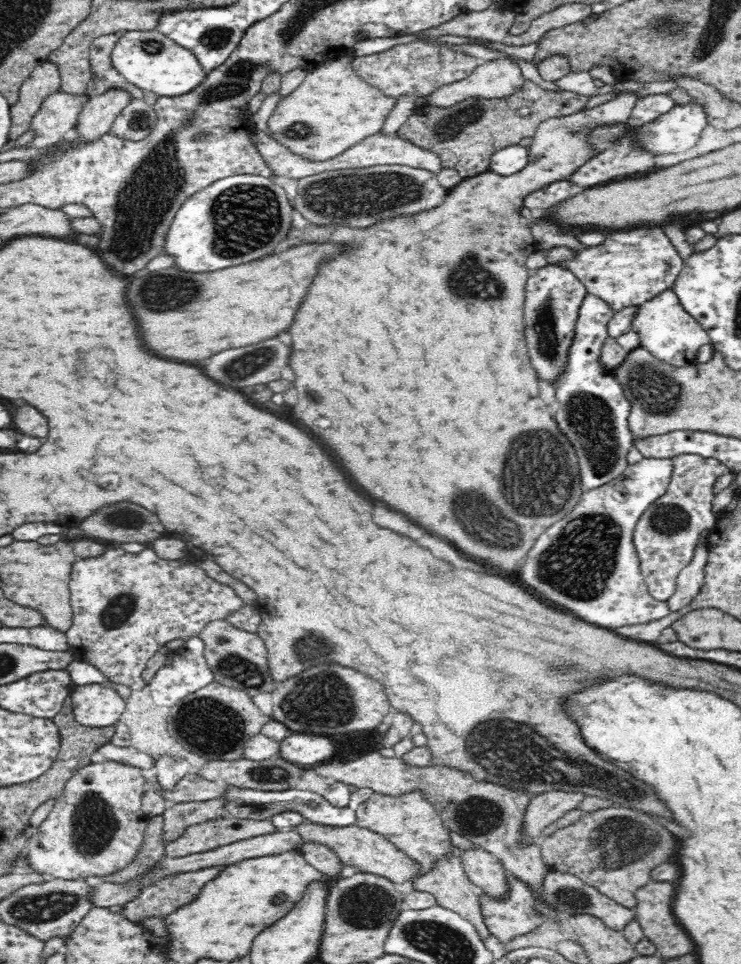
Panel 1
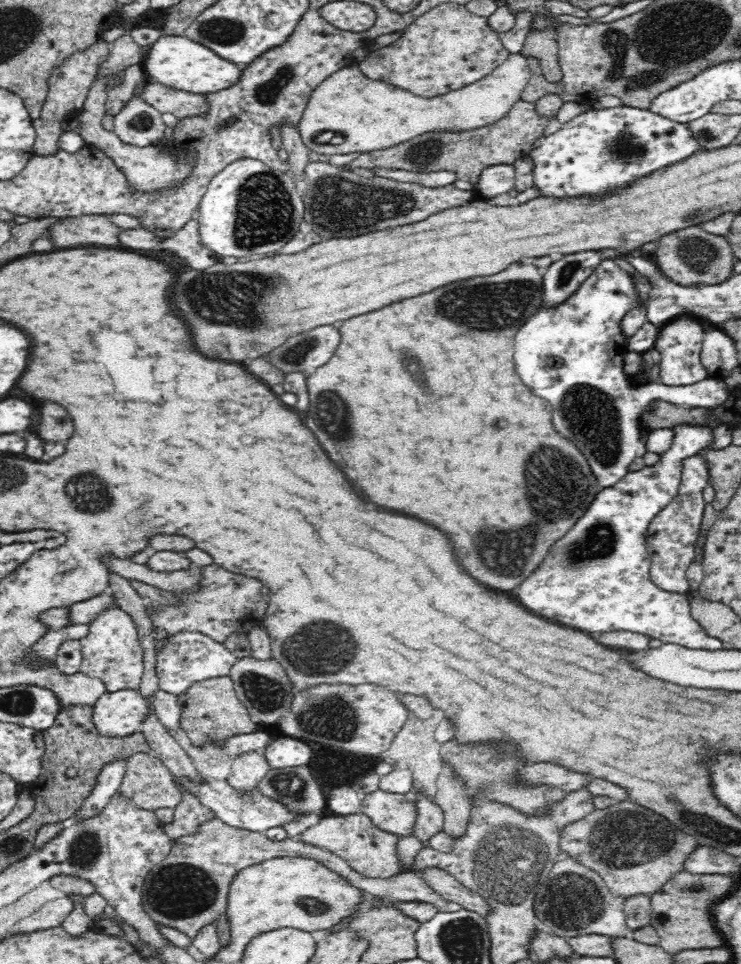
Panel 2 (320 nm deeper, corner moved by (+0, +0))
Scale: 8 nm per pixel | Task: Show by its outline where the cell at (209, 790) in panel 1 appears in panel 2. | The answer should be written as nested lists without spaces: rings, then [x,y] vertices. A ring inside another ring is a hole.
[[[136,753],[126,761],[126,772],[118,793],[125,796],[135,808],[156,812],[159,809],[174,809],[182,802],[180,789],[172,782],[174,776],[166,771],[165,764],[155,754]]]

